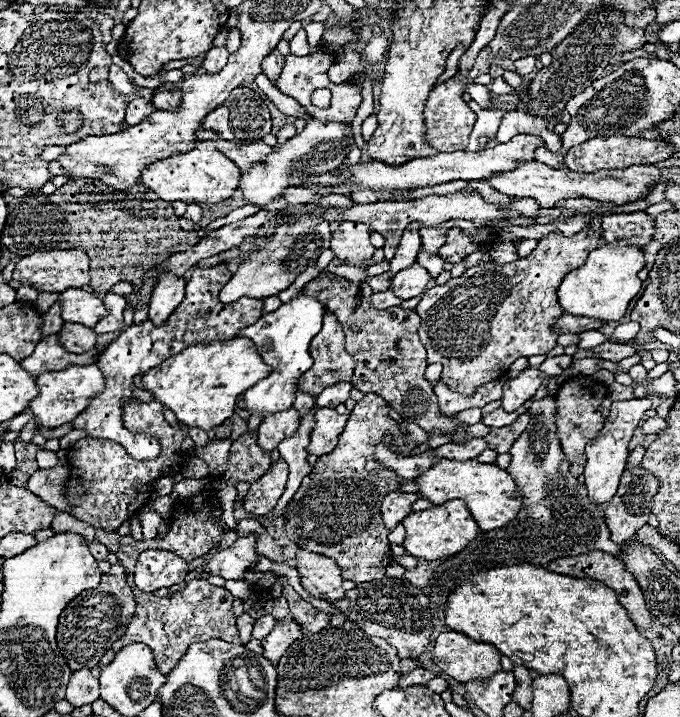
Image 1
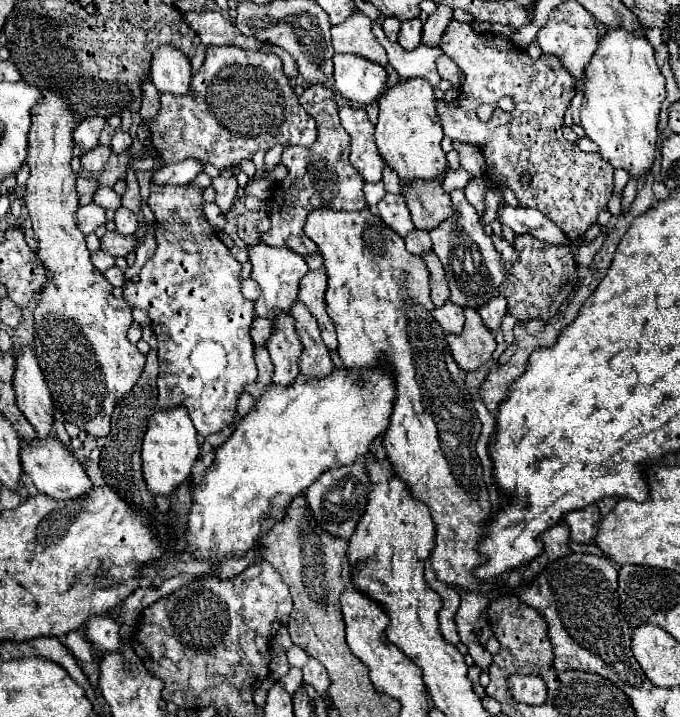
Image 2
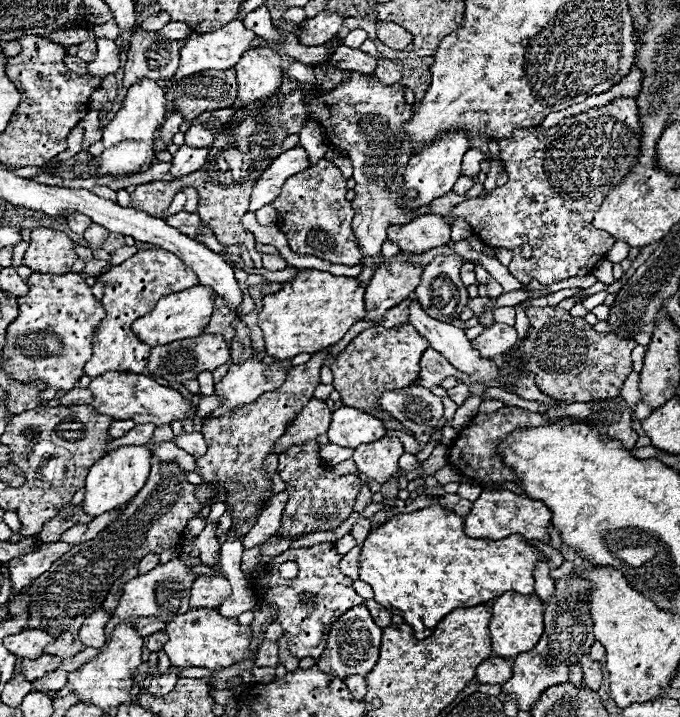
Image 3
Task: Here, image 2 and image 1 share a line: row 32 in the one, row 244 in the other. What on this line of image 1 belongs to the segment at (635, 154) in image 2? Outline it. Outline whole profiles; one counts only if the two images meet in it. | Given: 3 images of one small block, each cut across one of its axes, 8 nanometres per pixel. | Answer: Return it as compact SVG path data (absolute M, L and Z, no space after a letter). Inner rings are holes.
M612 242L598 246L590 252L584 266L572 270L562 284L558 286L558 302L564 308L564 312L574 316L588 316L588 318L600 318L600 320L620 320L630 300L640 292L642 280L638 278L638 272L646 266L646 254L640 246L630 246L626 242Z

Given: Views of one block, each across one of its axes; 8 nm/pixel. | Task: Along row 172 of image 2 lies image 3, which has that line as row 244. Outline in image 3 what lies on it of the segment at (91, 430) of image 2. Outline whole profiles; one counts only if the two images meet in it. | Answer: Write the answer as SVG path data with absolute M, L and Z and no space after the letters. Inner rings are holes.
M34 228L30 246L24 254L24 266L44 274L64 274L66 270L72 270L76 258L74 242L64 232L54 228Z

